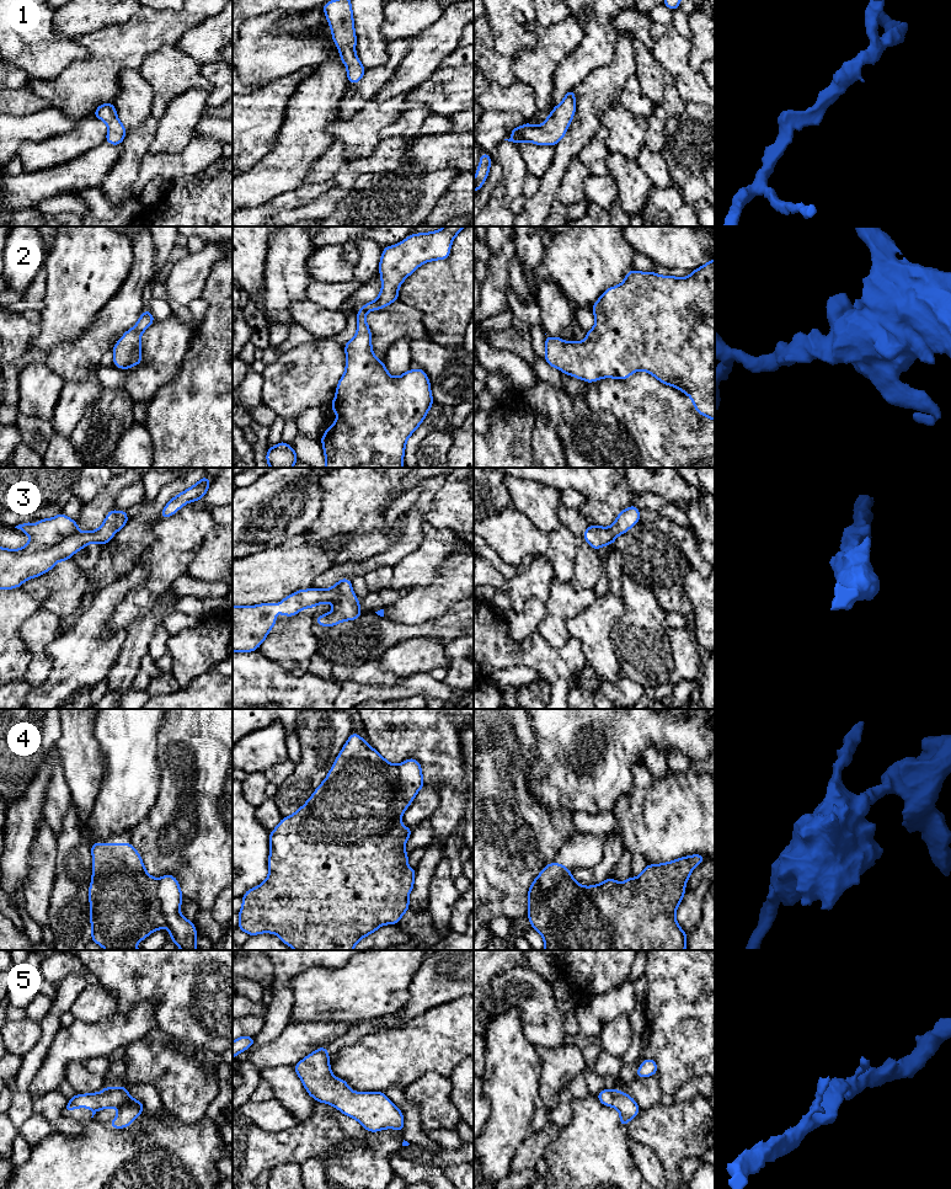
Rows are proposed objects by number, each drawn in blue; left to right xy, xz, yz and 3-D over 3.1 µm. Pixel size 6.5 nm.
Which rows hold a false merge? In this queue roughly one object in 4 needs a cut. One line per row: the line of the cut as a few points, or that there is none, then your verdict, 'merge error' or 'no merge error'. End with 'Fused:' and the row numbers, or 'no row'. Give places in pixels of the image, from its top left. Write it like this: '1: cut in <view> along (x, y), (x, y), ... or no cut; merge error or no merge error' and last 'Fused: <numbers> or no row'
1: no cut; no merge error
2: no cut; no merge error
3: no cut; no merge error
4: cut in xy along (158, 880), (158, 899), (167, 926); merge error
5: no cut; no merge error
Fused: 4

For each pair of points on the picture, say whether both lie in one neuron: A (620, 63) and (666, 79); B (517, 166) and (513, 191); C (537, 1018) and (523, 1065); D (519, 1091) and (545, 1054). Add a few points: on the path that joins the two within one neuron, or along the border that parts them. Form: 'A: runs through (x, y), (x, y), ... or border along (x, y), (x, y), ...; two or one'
A: border along (631, 40), (635, 74); two
B: runs through (514, 172), (513, 185); one
C: border along (519, 1014), (522, 1030), (535, 1048); two
D: border along (535, 1048), (540, 1060), (539, 1087); two

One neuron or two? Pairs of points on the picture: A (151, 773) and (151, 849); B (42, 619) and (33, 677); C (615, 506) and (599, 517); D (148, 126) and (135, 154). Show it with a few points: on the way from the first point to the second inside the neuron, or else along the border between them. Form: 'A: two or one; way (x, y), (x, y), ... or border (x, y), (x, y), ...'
A: two; border (159, 779), (155, 804), (131, 827)
B: one; way (38, 634), (38, 662)
C: one; way (612, 506), (603, 513)
D: one; way (144, 133), (137, 140), (135, 147)

